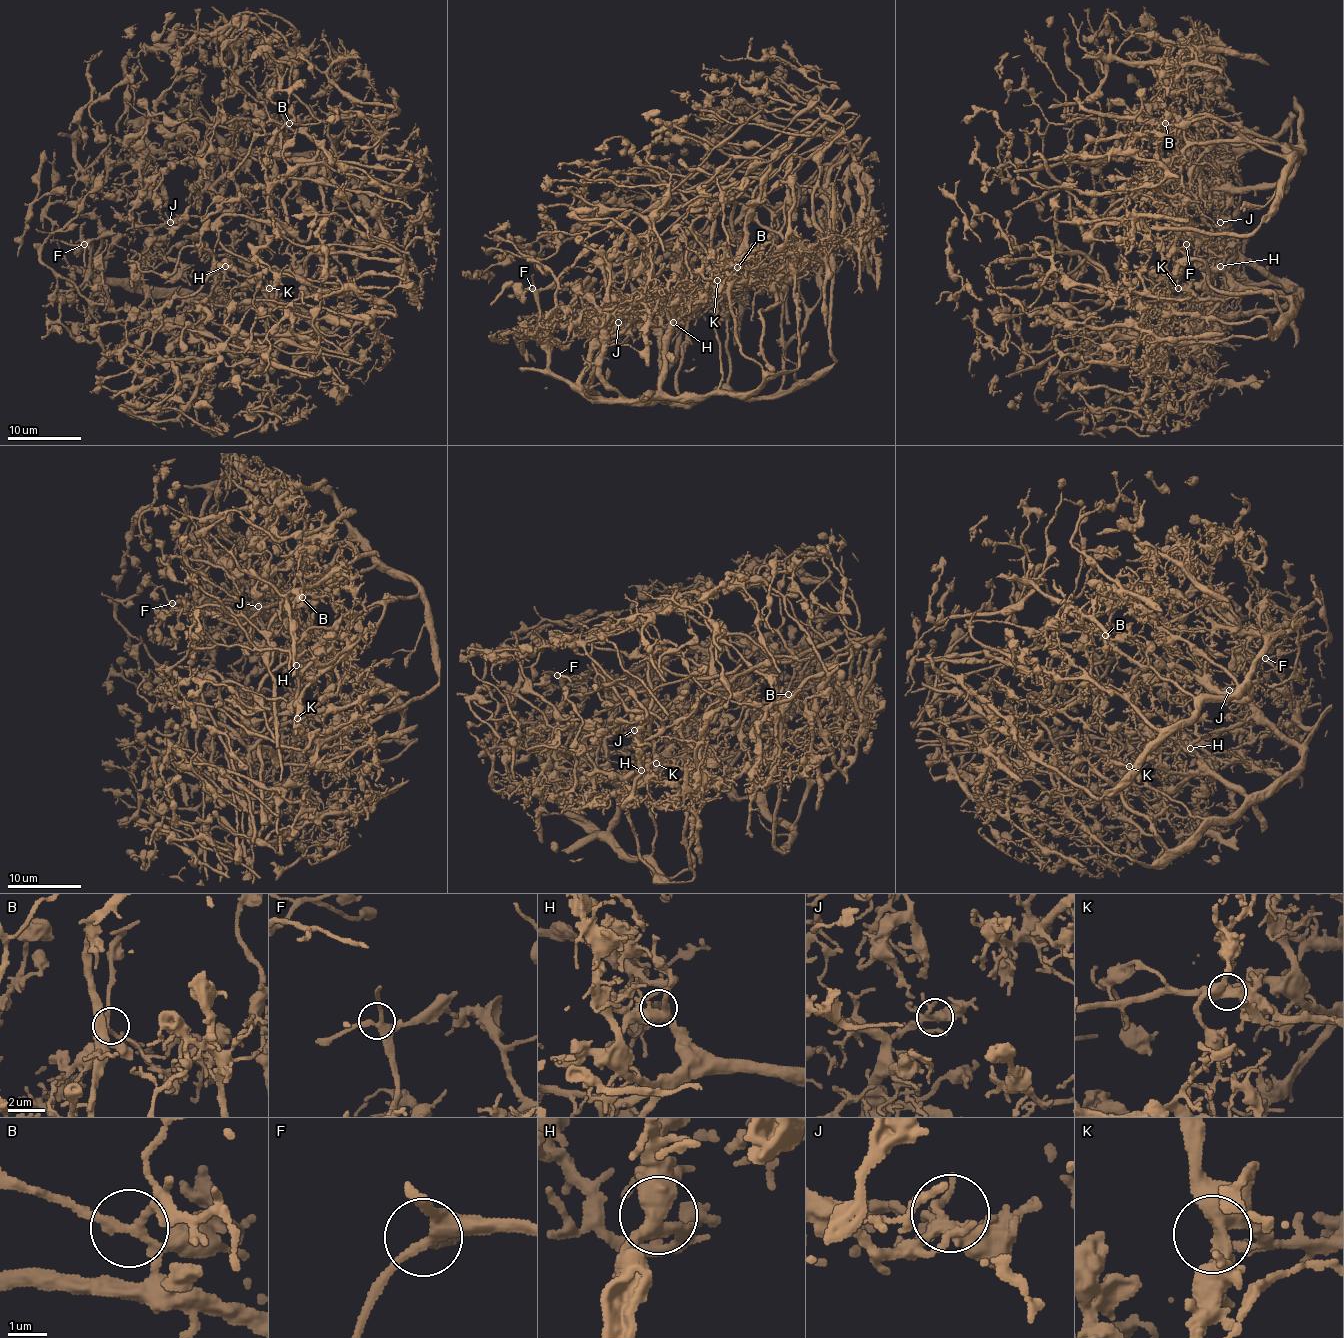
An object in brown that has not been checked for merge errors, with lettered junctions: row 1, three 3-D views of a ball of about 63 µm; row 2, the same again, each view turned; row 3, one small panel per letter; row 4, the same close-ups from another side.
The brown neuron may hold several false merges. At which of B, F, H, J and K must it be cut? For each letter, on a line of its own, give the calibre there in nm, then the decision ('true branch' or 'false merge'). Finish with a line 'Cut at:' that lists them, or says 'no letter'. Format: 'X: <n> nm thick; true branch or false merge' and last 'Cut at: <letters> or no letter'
B: 240 nm thick; true branch
F: 320 nm thick; true branch
H: 440 nm thick; true branch
J: 320 nm thick; true branch
K: 440 nm thick; true branch
Cut at: no letter

